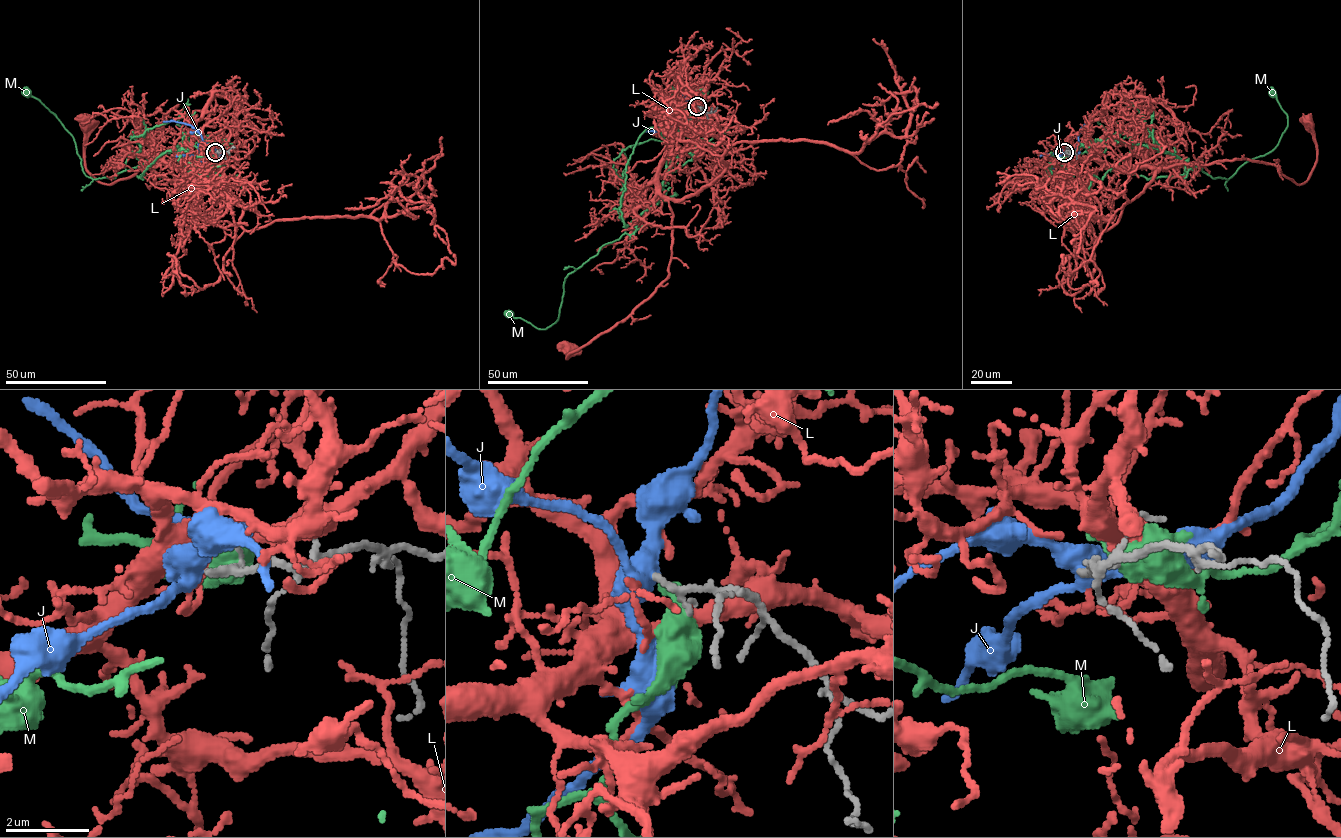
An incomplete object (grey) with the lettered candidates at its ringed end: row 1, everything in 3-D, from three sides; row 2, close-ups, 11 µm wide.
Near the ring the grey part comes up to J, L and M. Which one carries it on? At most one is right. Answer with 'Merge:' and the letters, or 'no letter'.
Merge: no letter

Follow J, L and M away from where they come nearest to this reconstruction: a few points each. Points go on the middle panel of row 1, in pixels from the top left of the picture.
J: (698, 106), (697, 113), (690, 118), (646, 132)
L: (699, 107), (678, 121), (660, 167), (660, 194), (672, 215), (669, 276), (622, 321), (567, 359), (568, 346)
M: (699, 108), (674, 130), (640, 136), (626, 166), (625, 232), (565, 278), (558, 319), (542, 329), (509, 313)

